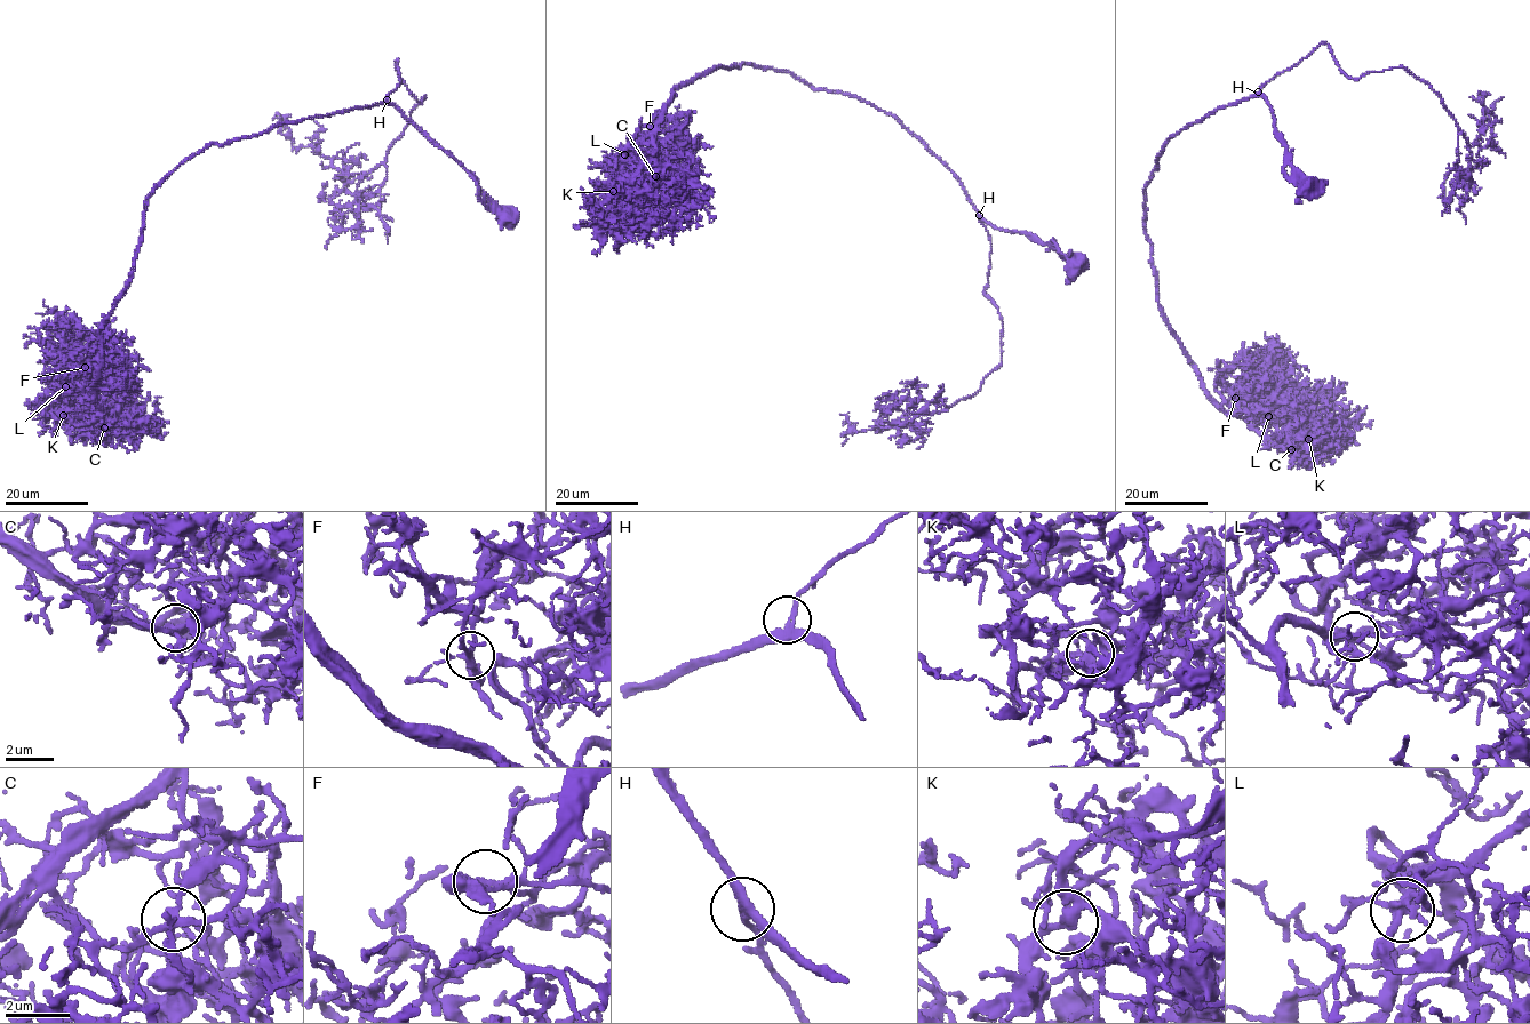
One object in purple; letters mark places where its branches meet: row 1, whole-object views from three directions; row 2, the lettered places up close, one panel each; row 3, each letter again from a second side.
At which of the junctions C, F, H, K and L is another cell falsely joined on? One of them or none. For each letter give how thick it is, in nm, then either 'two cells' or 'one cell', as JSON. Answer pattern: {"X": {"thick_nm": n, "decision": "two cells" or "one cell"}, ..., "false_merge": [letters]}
{"C": {"thick_nm": 200, "decision": "one cell"}, "F": {"thick_nm": 200, "decision": "one cell"}, "H": {"thick_nm": 200, "decision": "one cell"}, "K": {"thick_nm": 280, "decision": "one cell"}, "L": {"thick_nm": 240, "decision": "one cell"}, "false_merge": []}

